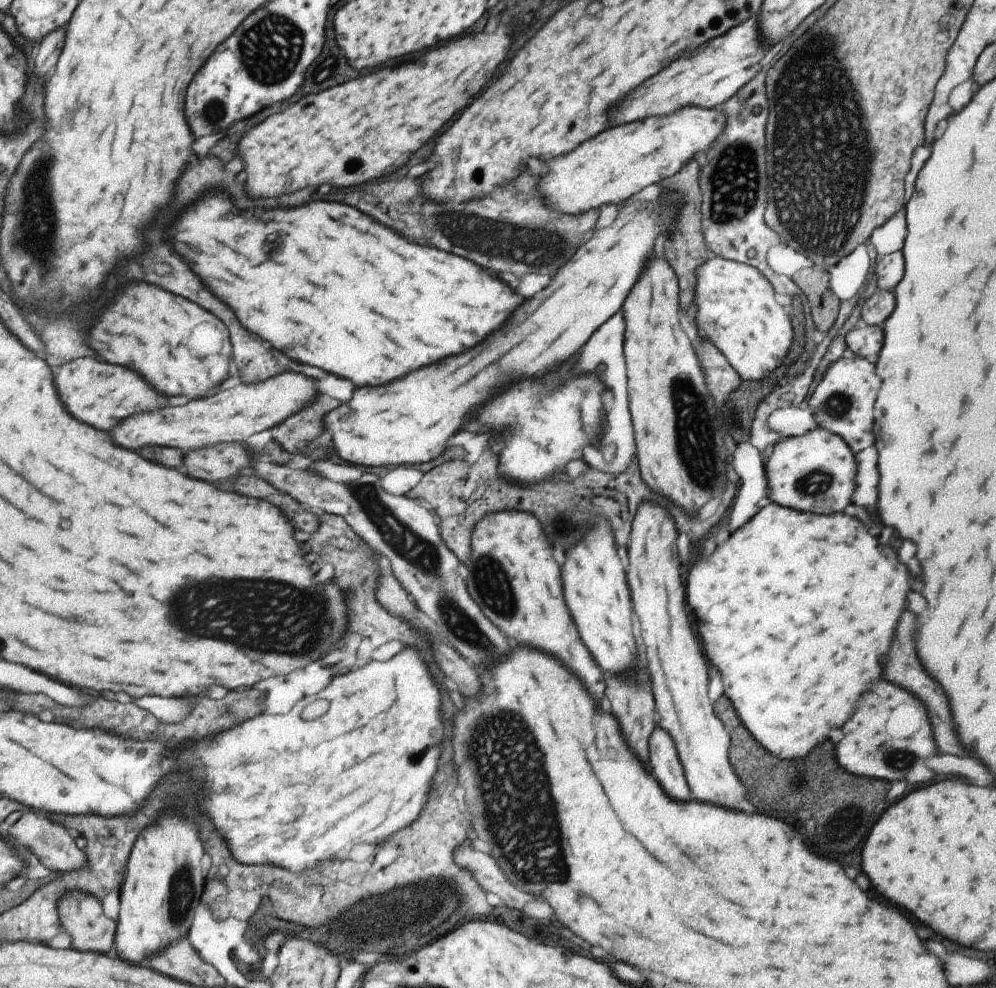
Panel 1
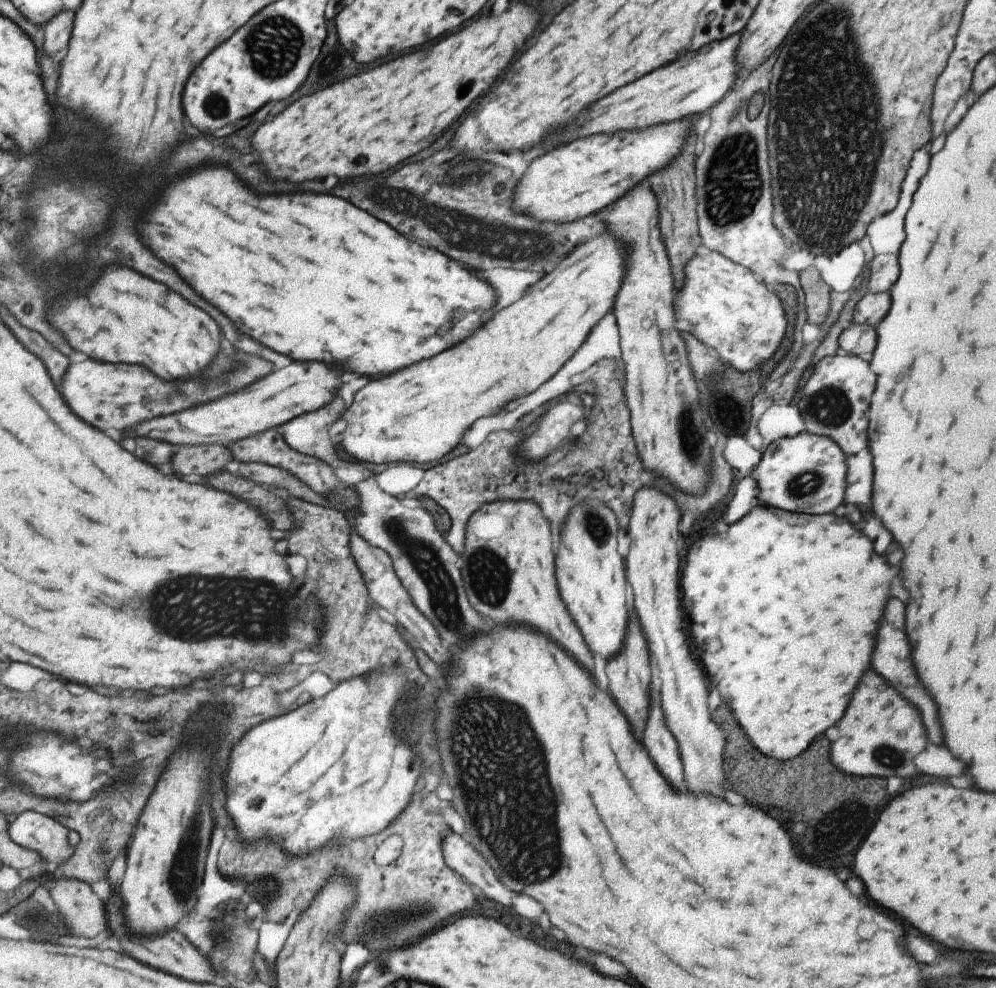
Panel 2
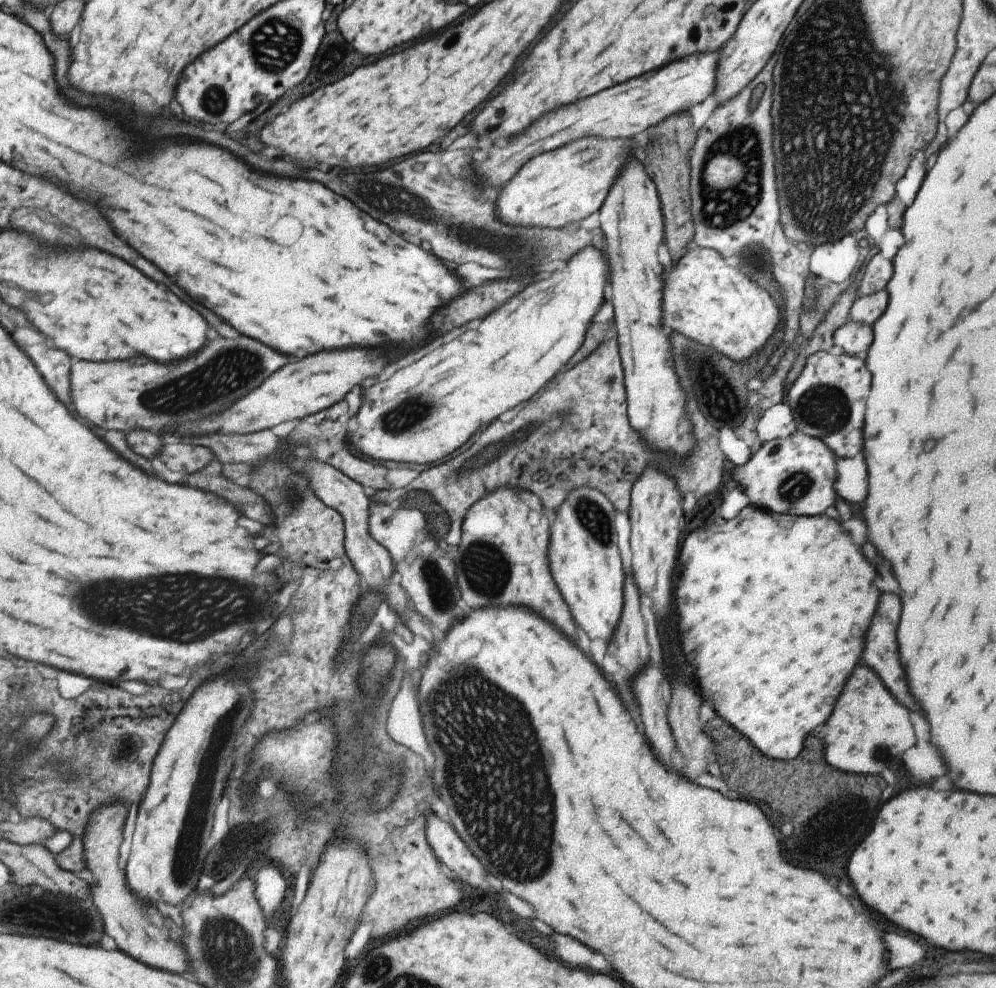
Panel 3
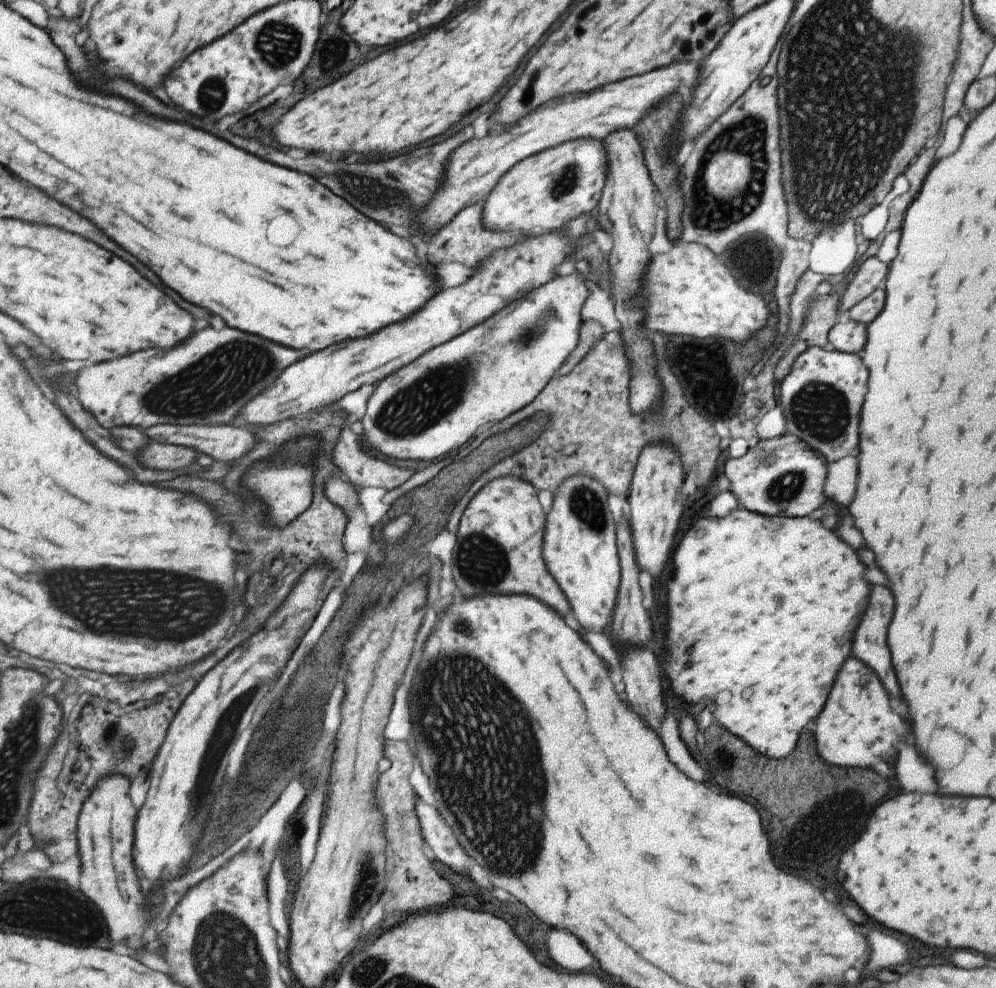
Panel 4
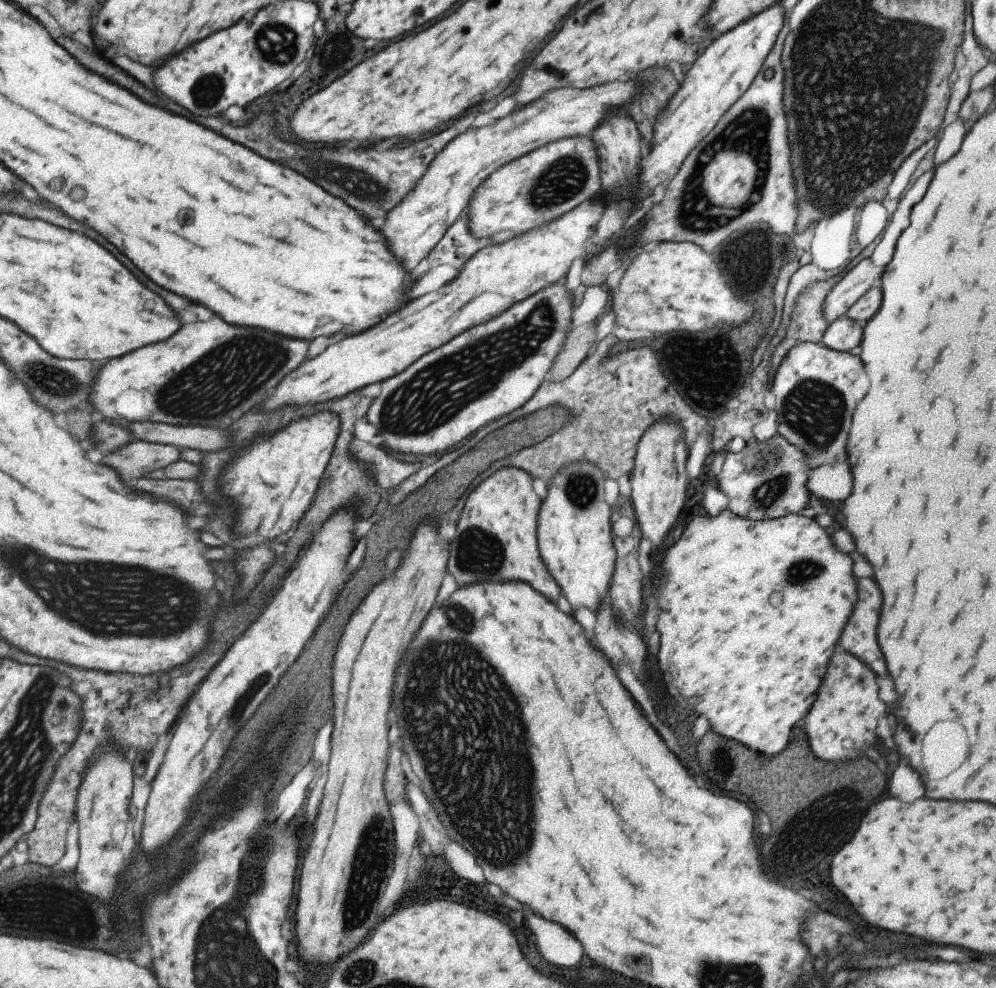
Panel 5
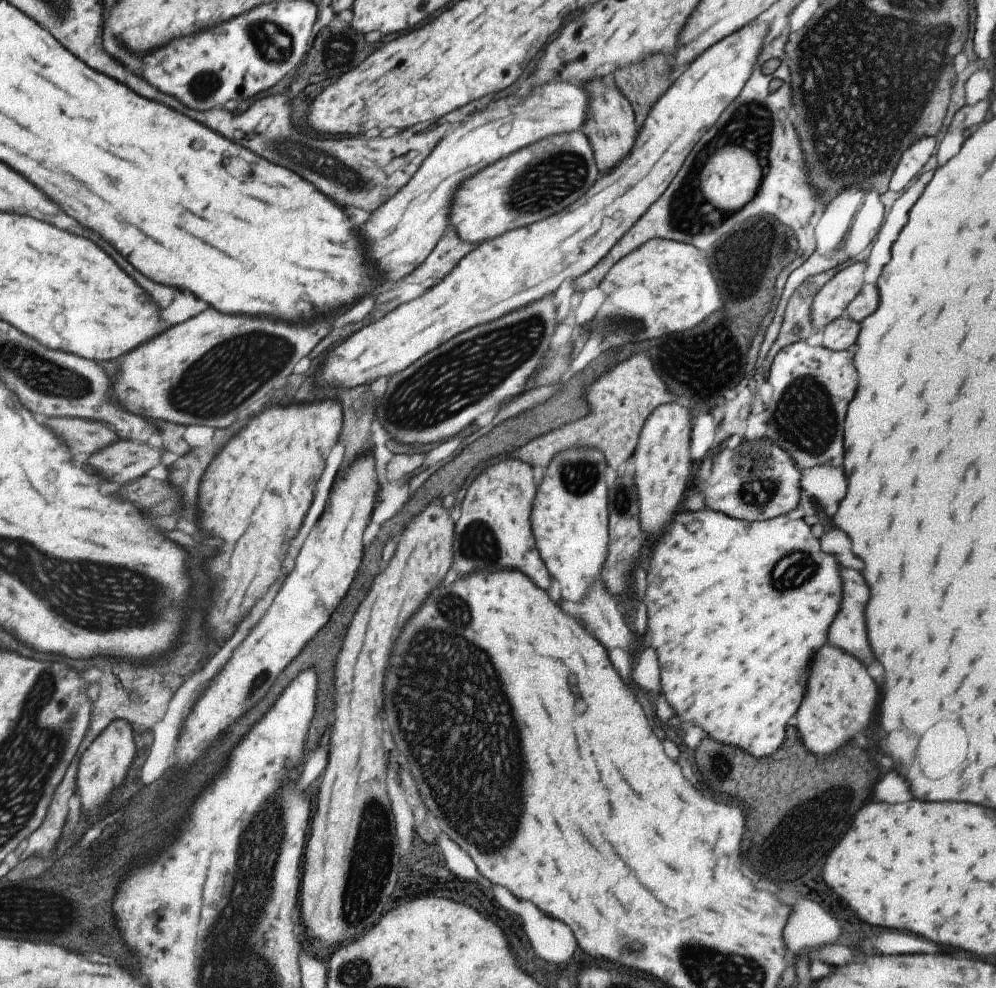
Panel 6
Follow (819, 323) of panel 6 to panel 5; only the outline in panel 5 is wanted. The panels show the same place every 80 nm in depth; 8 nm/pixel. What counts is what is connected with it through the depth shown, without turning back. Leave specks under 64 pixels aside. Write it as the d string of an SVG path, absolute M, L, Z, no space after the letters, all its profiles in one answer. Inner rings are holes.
M869 259L860 260L847 270L824 296L822 317L827 324L845 316L851 304L872 286L875 278L879 278L879 272L881 268L877 268Z

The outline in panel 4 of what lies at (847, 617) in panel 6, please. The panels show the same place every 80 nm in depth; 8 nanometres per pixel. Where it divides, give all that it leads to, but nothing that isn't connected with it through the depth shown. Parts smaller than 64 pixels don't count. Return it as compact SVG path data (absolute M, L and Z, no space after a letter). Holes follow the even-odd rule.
M869 586L869 600L867 600L867 610L863 612L863 618L859 620L855 632L853 632L853 644L851 644L851 654L859 660L863 660L883 682L885 690L893 696L899 694L899 686L895 682L895 674L891 668L891 658L889 658L889 650L885 646L885 628L891 620L891 610L893 610L893 600L887 588L883 586Z

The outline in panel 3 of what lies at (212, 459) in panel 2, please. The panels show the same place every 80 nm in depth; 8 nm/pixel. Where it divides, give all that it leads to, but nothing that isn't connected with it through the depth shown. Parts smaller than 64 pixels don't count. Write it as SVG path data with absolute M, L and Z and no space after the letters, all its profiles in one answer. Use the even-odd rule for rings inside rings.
M165 439L165 444L162 444L161 450L157 452L157 458L171 472L191 474L191 472L199 470L201 466L205 466L213 456L211 456L209 449L202 446Z

